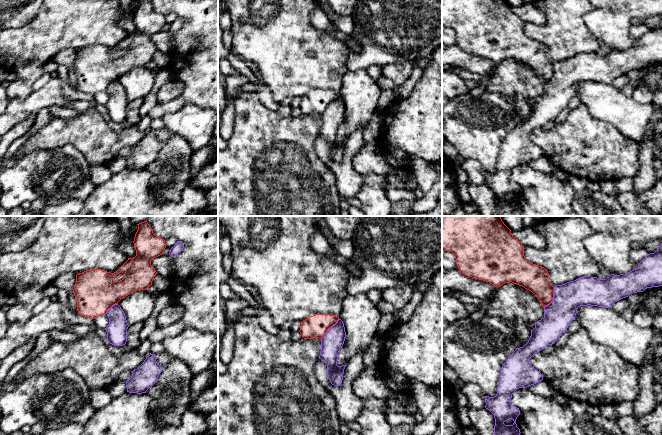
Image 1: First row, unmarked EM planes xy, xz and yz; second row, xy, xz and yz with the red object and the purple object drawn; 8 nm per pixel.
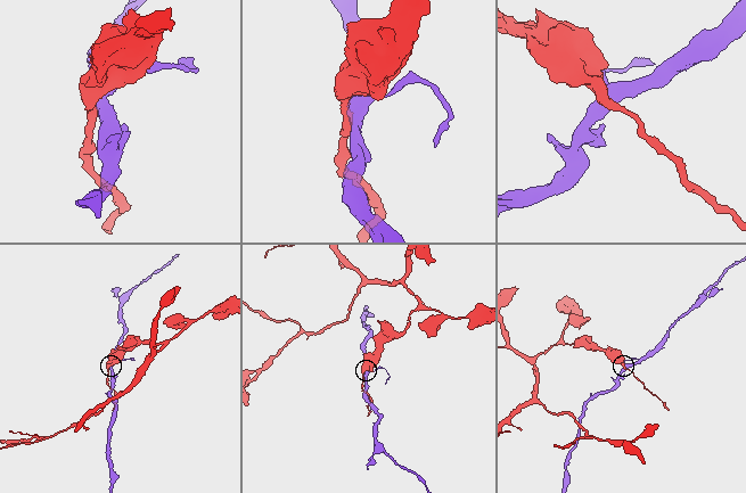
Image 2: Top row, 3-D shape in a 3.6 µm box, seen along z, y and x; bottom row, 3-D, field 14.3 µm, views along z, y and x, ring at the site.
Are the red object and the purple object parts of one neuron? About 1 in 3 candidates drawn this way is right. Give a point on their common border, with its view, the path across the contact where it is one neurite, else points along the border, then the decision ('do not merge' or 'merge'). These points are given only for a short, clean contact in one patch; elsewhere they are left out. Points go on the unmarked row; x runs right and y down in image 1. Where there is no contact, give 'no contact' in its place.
meets red in xz at (328, 104); do not merge

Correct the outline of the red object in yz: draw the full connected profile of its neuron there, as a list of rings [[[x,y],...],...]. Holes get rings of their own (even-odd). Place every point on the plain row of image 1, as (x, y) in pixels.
[[[442,0],[442,26],[450,27],[455,31],[458,45],[468,53],[489,58],[497,64],[512,58],[531,67],[543,83],[553,77],[554,63],[548,56],[547,45],[526,36],[524,22],[505,0]]]

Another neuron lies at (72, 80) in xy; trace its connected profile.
[[[71,68],[68,72],[68,79],[67,82],[69,83],[69,85],[74,89],[74,90],[78,90],[77,87],[77,78],[74,72],[74,69]]]

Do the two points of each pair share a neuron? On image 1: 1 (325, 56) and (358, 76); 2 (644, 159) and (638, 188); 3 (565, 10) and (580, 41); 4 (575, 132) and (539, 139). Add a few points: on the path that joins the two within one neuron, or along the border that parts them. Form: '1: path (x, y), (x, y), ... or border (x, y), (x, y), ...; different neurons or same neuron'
1: border (348, 70), (342, 77), (342, 85), (338, 91); different neurons
2: path (644, 166), (643, 181); same neuron
3: path (565, 18), (565, 26), (572, 33); same neuron
4: path (566, 139), (548, 139); same neuron

